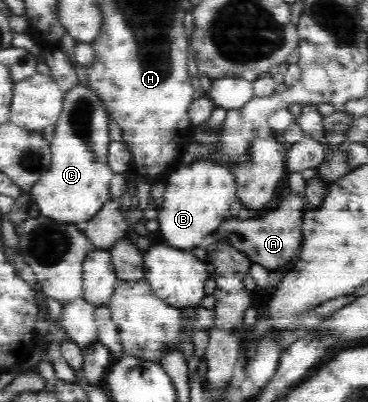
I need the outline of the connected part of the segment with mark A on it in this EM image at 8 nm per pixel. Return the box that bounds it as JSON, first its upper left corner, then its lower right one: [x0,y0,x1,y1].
[211,194,306,269]

